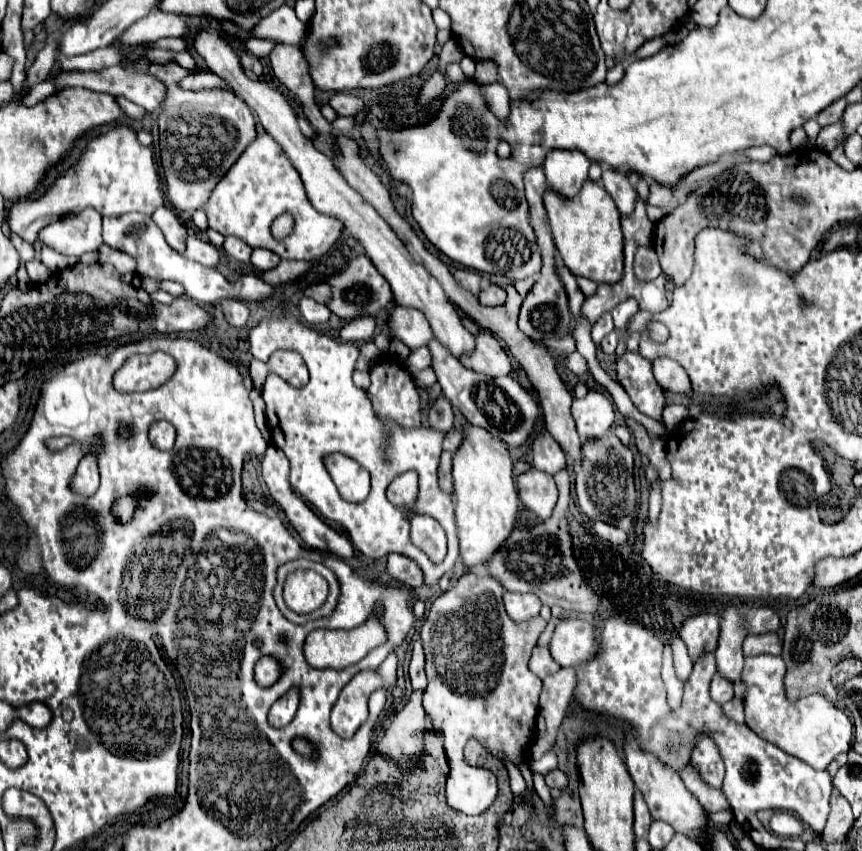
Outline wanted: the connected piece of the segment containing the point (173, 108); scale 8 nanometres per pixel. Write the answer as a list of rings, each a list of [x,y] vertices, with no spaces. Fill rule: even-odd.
[[[151,63],[147,73],[165,81],[167,87],[163,105],[159,105],[161,111],[159,143],[161,143],[161,163],[167,177],[167,195],[177,211],[193,213],[195,209],[205,205],[209,193],[219,183],[219,179],[239,159],[245,147],[255,139],[257,123],[255,117],[251,115],[251,109],[243,103],[243,99],[225,89],[197,91],[195,105],[187,105],[187,91],[179,87],[179,79],[163,77],[163,75],[177,75],[177,63],[165,63],[165,65]]]

